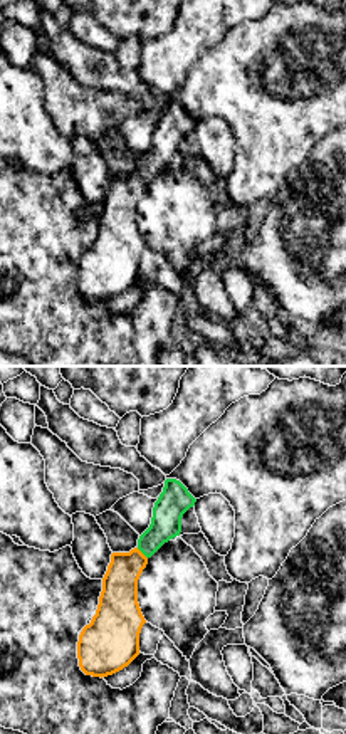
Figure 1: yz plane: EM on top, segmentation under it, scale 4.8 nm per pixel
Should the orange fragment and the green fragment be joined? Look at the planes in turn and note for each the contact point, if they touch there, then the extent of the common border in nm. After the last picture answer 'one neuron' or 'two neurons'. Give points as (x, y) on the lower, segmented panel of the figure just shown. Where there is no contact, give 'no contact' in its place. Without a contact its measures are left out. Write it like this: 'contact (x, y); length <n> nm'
contact (141, 553); length 80 nm

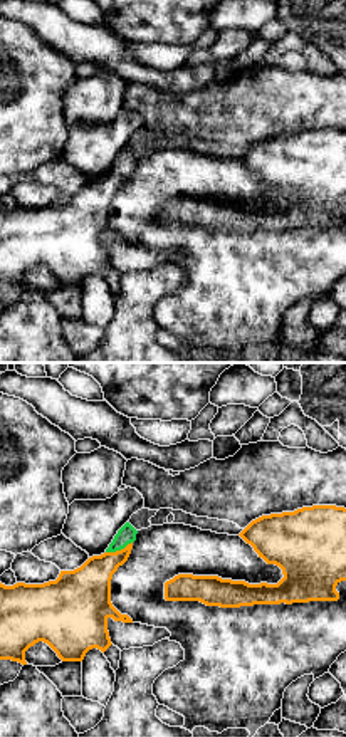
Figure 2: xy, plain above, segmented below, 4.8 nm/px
contact (118, 551); length 140 nm

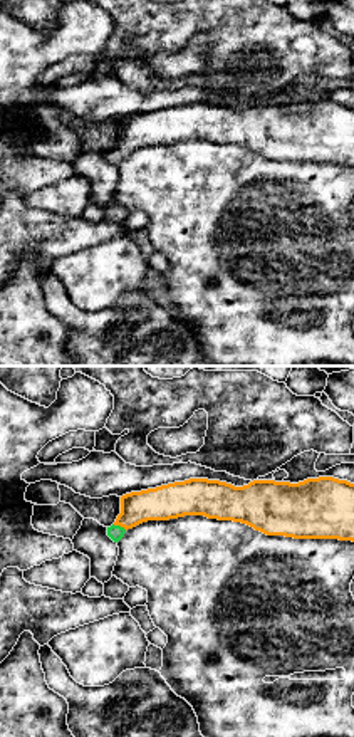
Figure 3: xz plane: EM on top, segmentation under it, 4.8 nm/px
contact (119, 524); length 80 nm

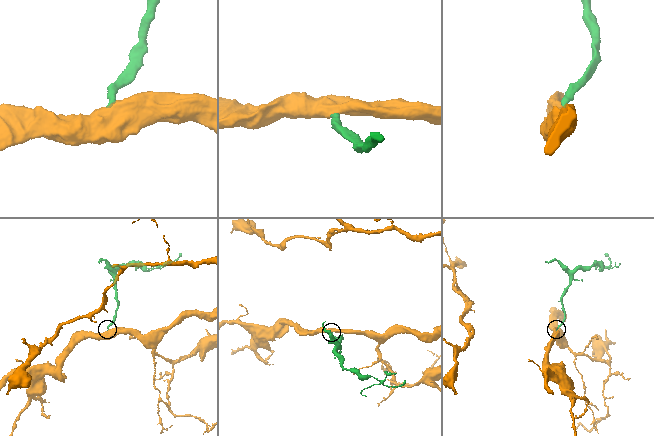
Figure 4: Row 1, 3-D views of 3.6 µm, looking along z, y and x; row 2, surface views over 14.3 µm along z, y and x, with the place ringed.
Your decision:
one neuron

